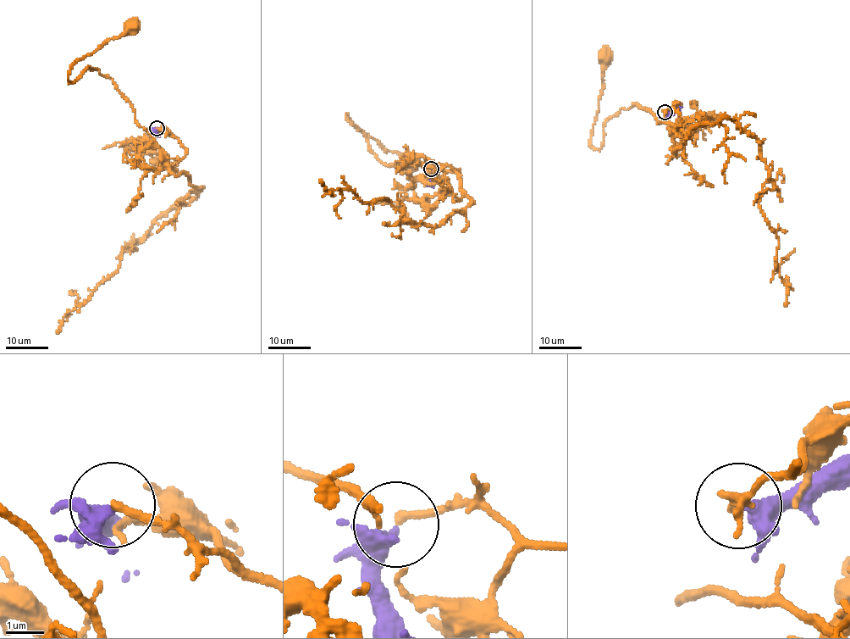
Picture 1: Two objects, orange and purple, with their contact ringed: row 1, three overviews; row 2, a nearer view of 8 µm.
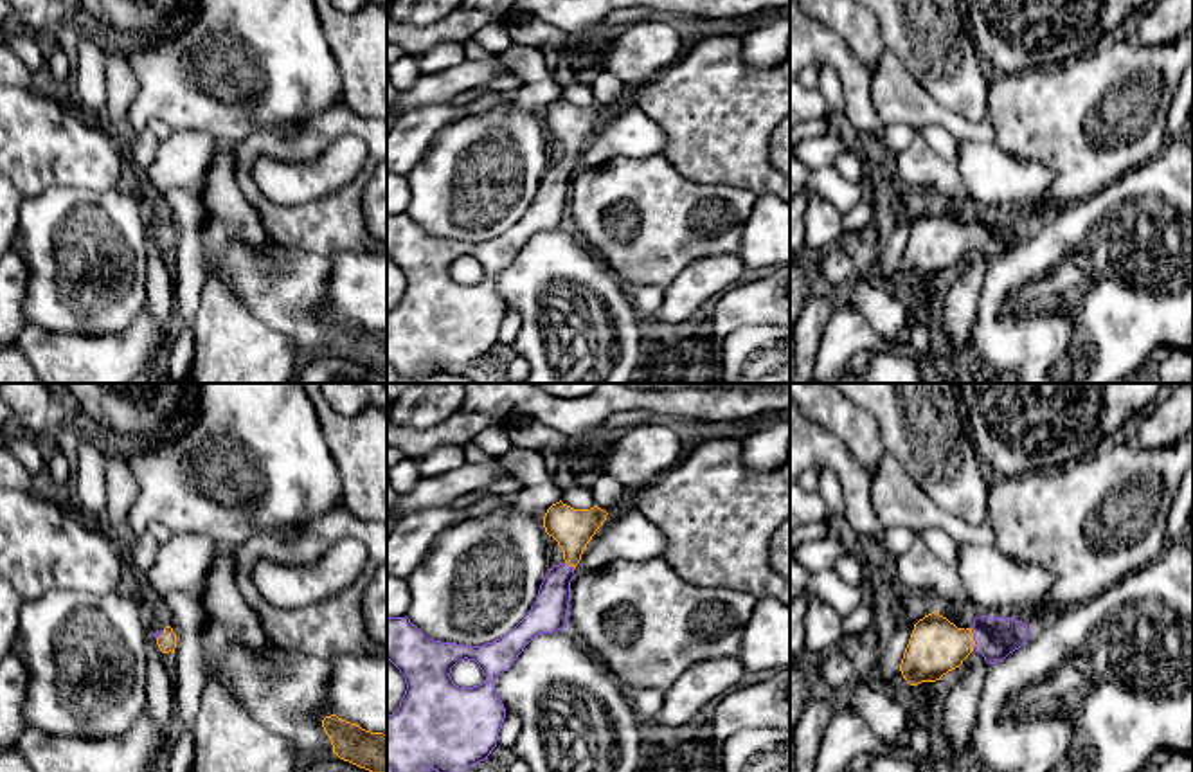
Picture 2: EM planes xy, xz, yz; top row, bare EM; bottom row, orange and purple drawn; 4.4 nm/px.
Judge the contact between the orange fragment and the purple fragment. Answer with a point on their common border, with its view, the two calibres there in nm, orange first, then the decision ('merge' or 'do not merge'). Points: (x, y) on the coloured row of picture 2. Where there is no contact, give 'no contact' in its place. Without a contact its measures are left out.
contact yz (972, 639); calibres 260 and 190 nm; merge

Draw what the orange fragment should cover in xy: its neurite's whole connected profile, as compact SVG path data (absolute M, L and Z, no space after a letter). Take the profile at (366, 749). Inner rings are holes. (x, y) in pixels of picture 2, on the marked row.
M336 714L326 716L322 727L340 759L369 772L387 772L387 734L365 731Z

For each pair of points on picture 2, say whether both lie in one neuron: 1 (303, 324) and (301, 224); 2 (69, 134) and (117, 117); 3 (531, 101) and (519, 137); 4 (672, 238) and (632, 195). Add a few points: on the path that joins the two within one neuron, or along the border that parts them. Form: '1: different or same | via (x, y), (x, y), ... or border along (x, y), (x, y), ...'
1: different | border along (274, 242), (326, 258)
2: different | border along (108, 132), (125, 155)
3: different | border along (513, 92), (513, 108), (529, 110), (542, 117)
4: same | via (661, 227), (639, 206)

